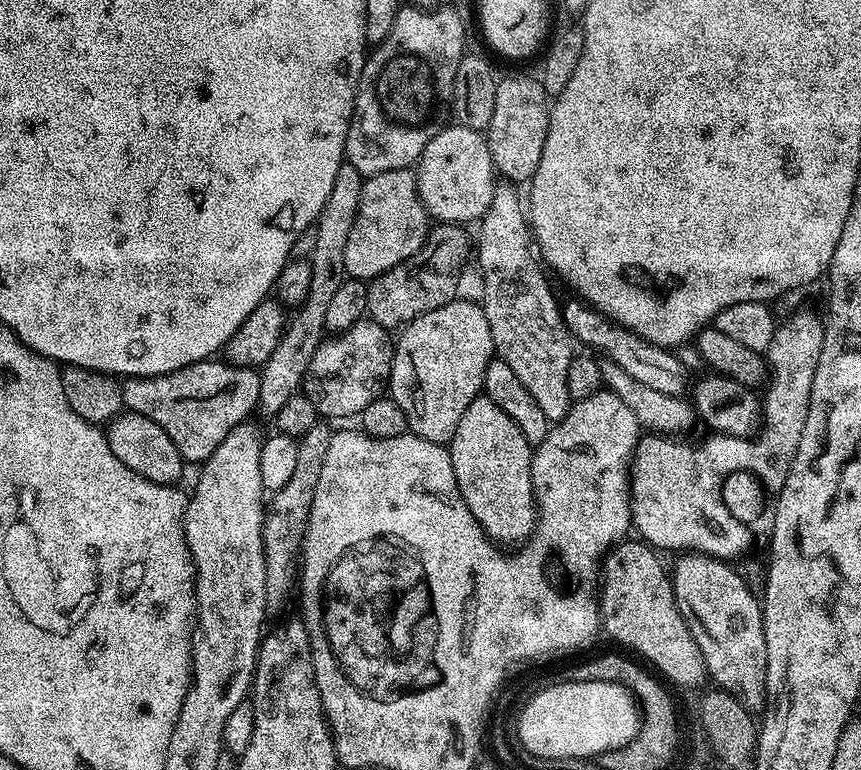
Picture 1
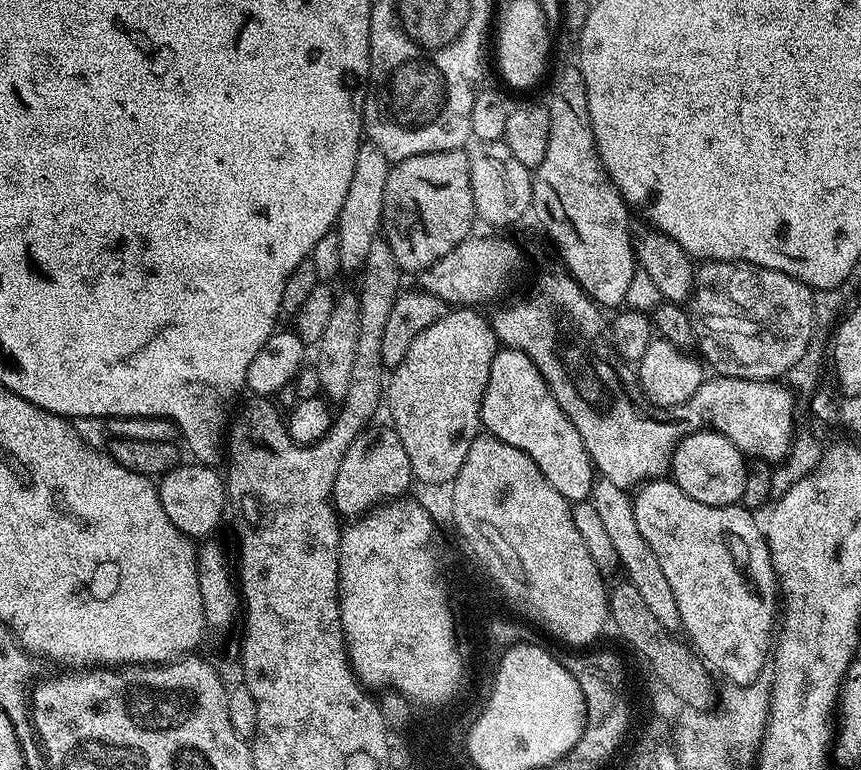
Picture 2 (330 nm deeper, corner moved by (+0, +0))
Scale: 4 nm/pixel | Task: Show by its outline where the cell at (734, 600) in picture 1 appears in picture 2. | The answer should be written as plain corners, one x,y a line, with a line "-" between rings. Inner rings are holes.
661,478
658,480
650,480
639,485
638,491
635,493
632,509
634,510
634,518
638,522
638,530
642,534
642,538
646,538
646,542
650,542
650,550
654,550
654,554
658,558
658,566
662,566
662,574
666,574
666,582
670,582
670,590
674,590
674,598
678,602
678,610
683,631
688,631
691,645
699,652
705,665
711,666
719,675
724,675
733,685
754,683
756,679
765,675
764,663
768,660
768,647
773,647
772,640
772,619
776,616
776,592
778,594
778,577
776,571
772,568
772,555
768,553
768,542
764,538
763,527
758,523
751,511
743,506
729,506
719,508
718,506
706,506
702,502
698,502
694,498
690,498
690,494
682,491
675,480
671,478

